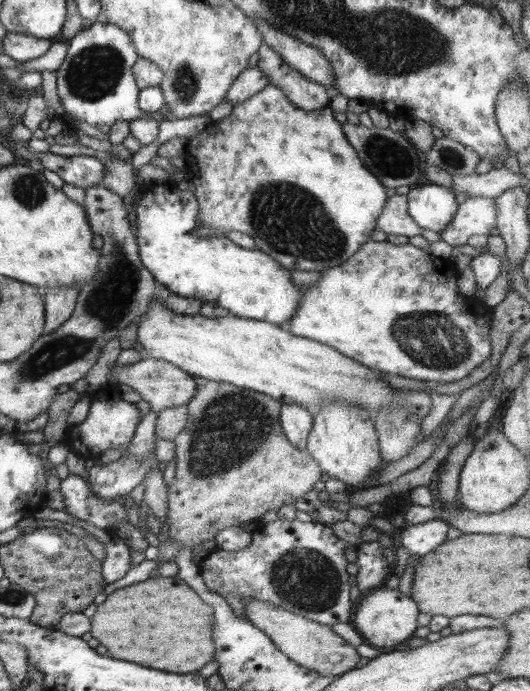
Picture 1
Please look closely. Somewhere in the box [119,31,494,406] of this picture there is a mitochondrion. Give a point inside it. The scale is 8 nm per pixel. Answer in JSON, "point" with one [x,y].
{"point":[290,220]}

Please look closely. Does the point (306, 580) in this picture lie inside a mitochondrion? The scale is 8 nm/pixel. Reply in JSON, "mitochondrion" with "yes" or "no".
{"mitochondrion":"yes"}

